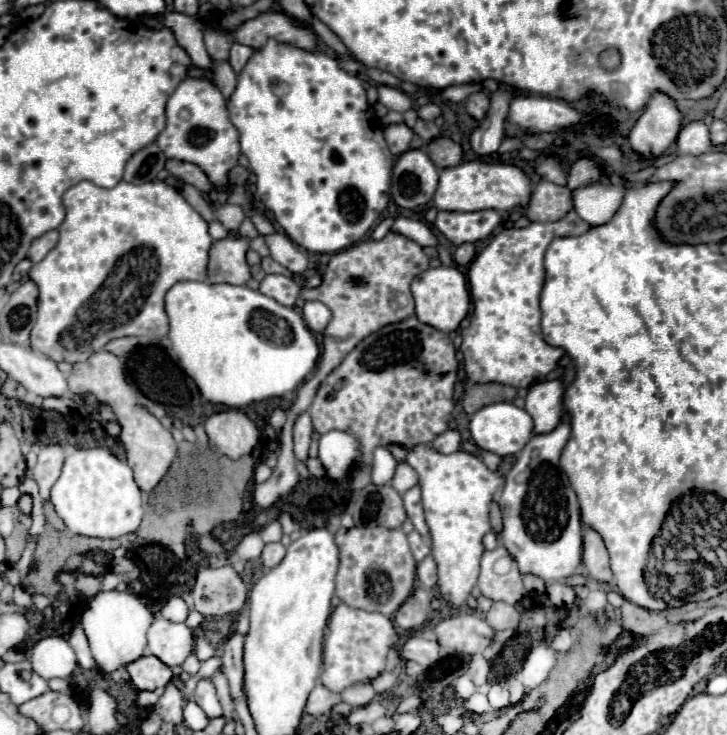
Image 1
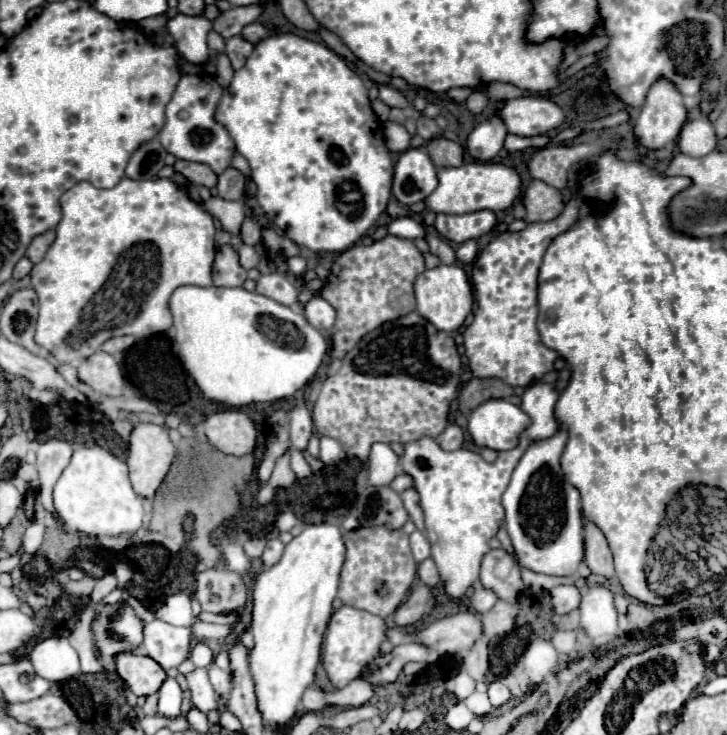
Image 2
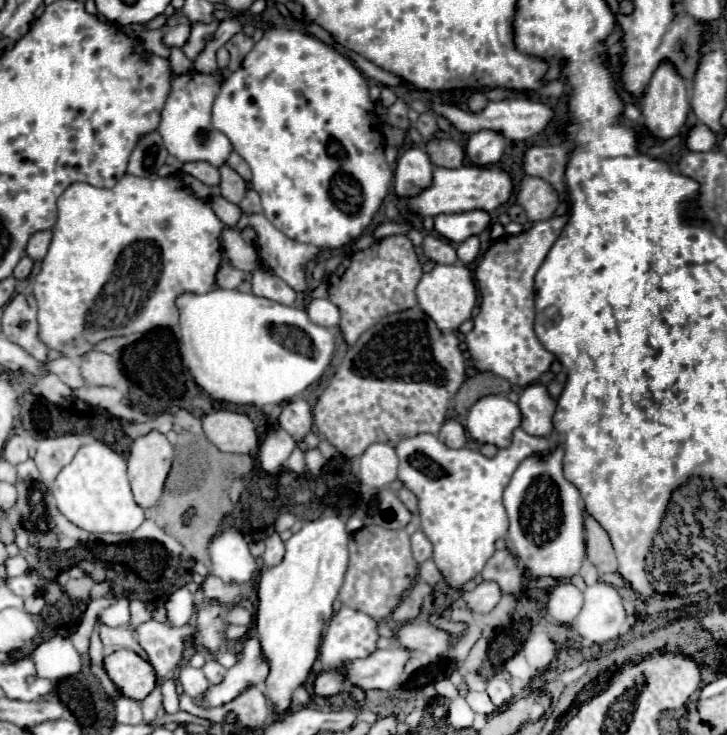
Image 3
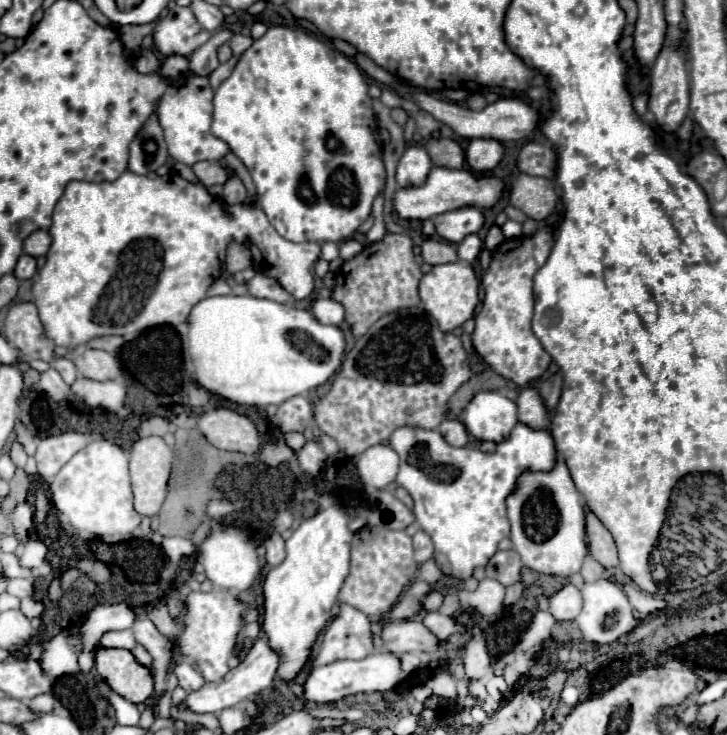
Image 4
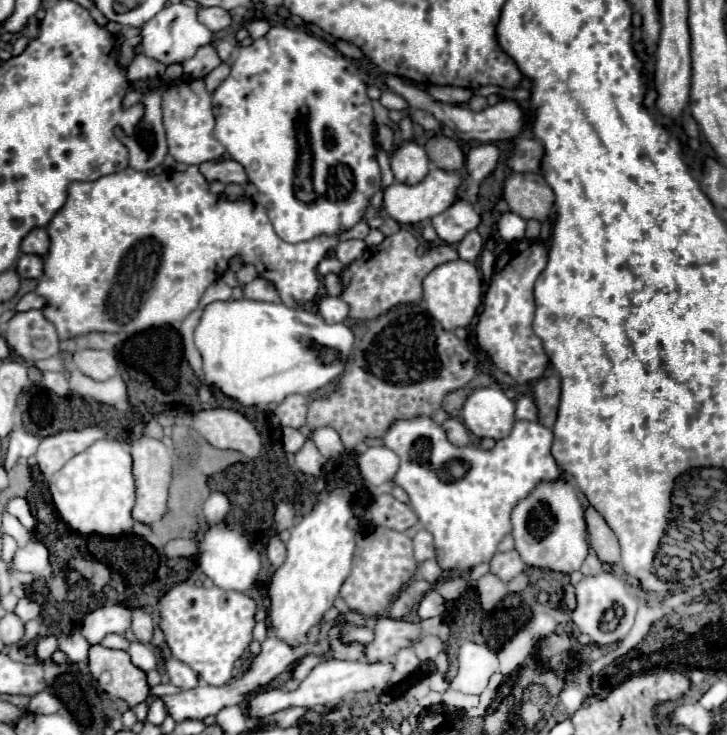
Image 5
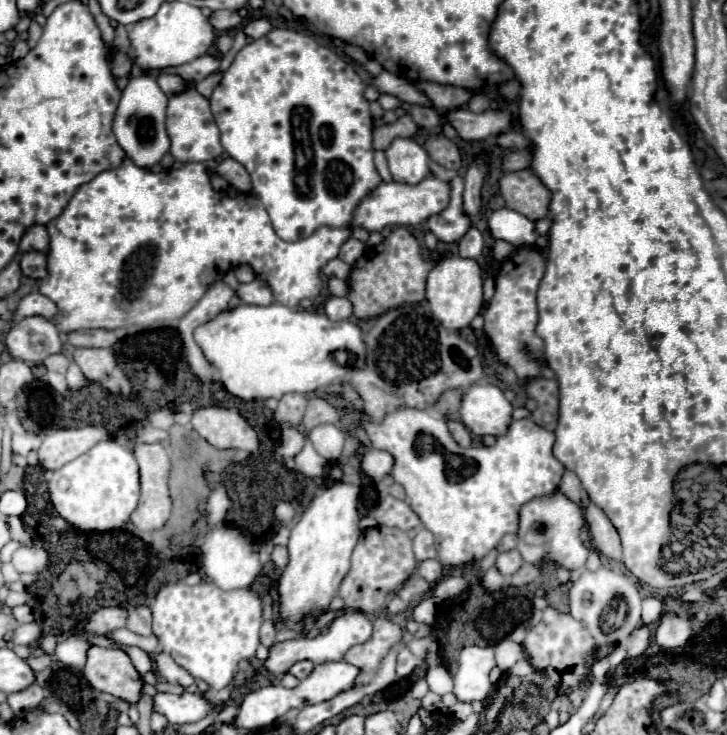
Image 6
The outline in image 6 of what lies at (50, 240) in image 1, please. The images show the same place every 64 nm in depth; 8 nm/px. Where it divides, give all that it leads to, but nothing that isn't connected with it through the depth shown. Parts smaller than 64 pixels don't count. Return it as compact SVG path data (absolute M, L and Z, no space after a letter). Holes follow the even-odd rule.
M34 224L32 228L28 228L20 240L20 250L22 252L30 252L30 250L40 250L44 252L48 248L48 232L44 226Z

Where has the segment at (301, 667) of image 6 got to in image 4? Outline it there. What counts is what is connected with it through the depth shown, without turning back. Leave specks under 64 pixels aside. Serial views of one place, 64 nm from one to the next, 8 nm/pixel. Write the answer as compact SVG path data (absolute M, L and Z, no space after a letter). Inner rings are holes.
M340 604L340 614L326 628L320 652L314 656L312 666L336 660L362 660L372 652L368 616L348 604Z

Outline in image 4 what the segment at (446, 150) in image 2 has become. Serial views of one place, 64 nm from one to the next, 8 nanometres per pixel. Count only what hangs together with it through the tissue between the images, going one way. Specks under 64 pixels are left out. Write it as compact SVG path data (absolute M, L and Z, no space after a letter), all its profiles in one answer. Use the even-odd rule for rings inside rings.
M430 138L424 144L424 148L430 154L430 160L434 166L452 168L452 170L458 170L464 166L464 152L460 144L454 142L452 138Z

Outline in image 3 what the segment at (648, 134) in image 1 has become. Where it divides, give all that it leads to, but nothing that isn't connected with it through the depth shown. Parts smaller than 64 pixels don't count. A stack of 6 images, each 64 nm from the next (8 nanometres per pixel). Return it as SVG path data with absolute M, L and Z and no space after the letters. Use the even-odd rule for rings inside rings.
M664 60L664 62L656 68L656 72L654 72L654 76L652 76L652 80L650 80L650 84L648 84L648 88L646 88L646 94L644 94L644 98L642 98L640 104L642 104L642 114L644 114L646 128L648 128L656 138L666 140L666 138L672 138L674 134L680 132L680 128L682 128L684 122L686 122L686 116L688 116L690 106L688 106L686 82L684 82L684 78L678 74L676 66L674 66L670 60Z

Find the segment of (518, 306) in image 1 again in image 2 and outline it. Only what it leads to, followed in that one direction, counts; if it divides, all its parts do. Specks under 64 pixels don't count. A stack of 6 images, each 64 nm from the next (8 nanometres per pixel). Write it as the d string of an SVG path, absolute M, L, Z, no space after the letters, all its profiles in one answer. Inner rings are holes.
M568 202L564 212L548 222L534 222L522 232L502 232L492 240L472 268L472 286L476 294L476 312L464 332L470 370L478 378L500 378L510 386L522 386L540 380L552 370L558 354L540 342L536 330L536 290L538 270L550 242L566 232L578 220L578 204Z

